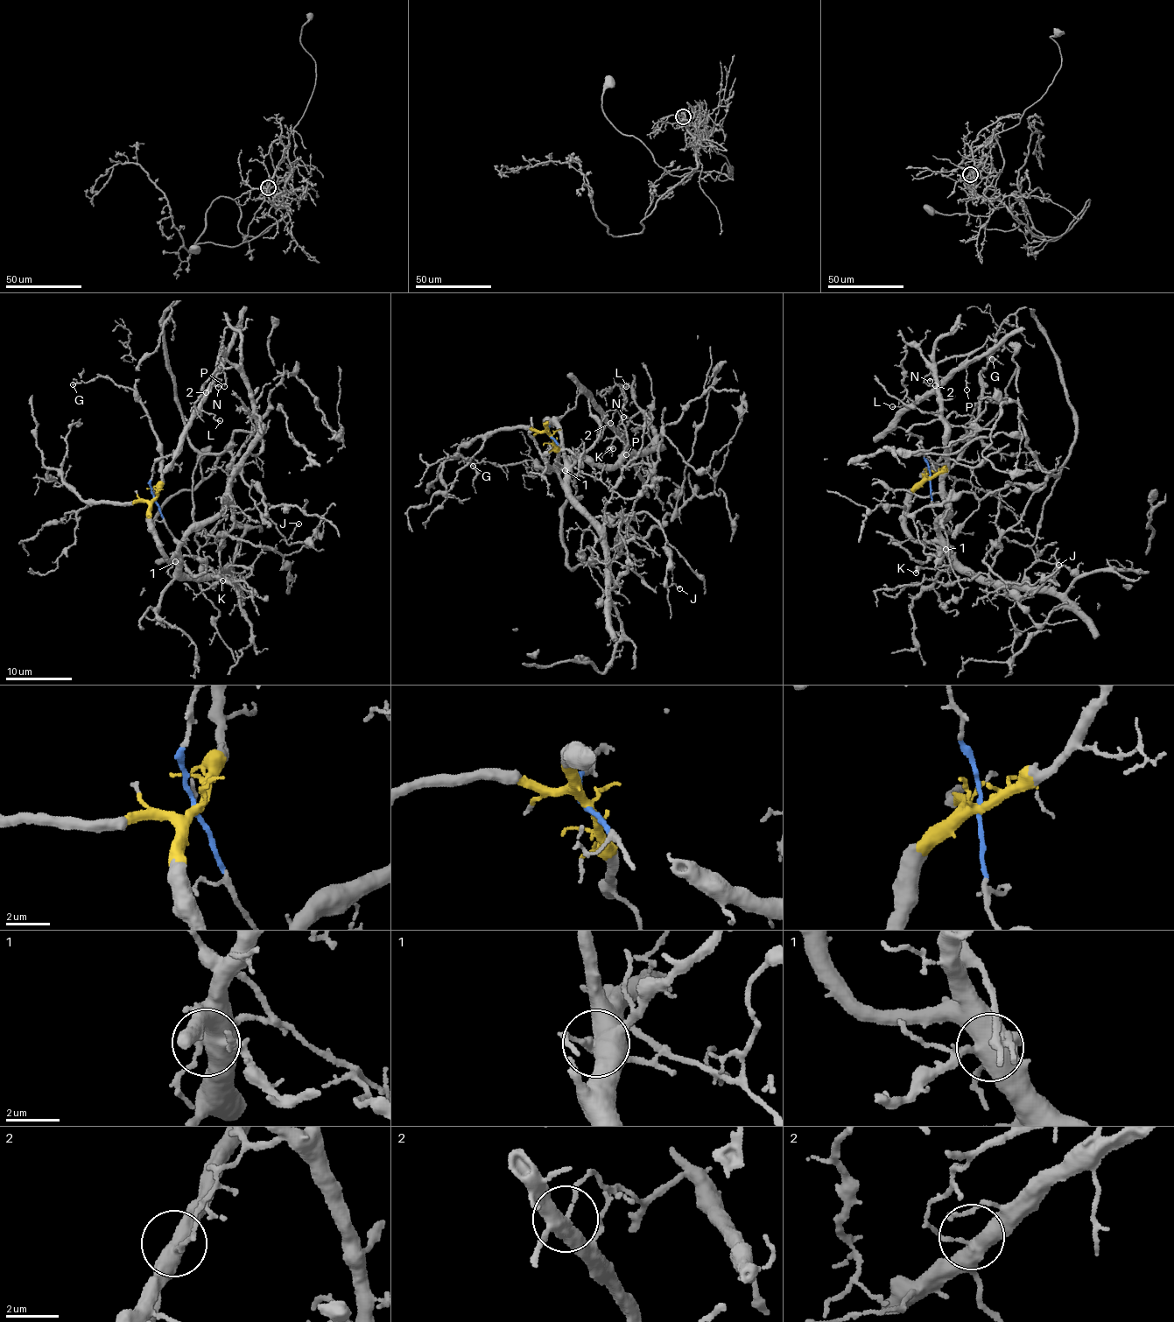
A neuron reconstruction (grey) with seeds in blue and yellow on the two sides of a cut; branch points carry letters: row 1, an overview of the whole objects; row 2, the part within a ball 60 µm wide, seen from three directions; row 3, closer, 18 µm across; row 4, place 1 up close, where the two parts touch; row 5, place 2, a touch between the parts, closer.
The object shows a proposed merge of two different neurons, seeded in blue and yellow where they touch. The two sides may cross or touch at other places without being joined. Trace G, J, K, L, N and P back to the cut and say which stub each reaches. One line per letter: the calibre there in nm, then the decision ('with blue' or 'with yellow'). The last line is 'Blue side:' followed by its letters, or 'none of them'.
G: calibre 120 nm; with yellow
J: calibre 130 nm; with yellow
K: calibre 400 nm; with blue
L: calibre 100 nm; with blue
N: calibre 150 nm; with blue
P: calibre 140 nm; with blue
Blue side: K, L, N, P

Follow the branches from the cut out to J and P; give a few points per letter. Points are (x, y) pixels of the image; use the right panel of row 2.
J: (930, 478), (906, 516), (917, 540), (1029, 594), (1057, 583), (1059, 565)
P: (930, 478), (928, 461), (920, 439), (899, 427), (896, 421), (964, 368), (967, 373), (966, 390)

